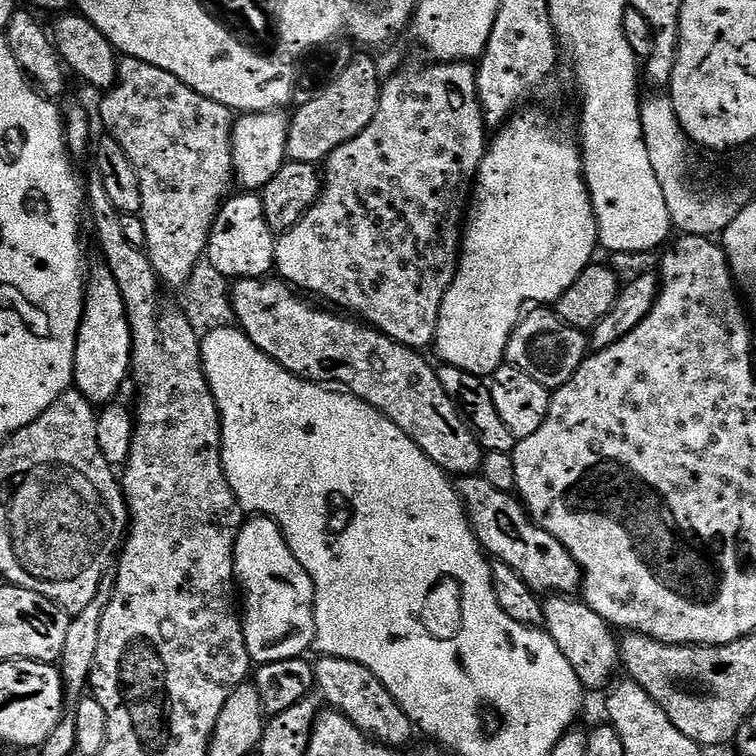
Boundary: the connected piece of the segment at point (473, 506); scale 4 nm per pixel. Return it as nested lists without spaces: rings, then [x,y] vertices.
[[[479,474],[459,477],[455,486],[476,538],[492,560],[501,560],[518,570],[522,582],[537,594],[576,594],[581,591],[582,573],[570,550],[566,550],[558,538],[539,528],[513,493],[494,490],[494,486]]]

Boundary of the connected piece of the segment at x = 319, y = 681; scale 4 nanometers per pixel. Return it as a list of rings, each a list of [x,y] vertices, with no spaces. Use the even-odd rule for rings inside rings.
[[[320,656],[317,661],[314,664],[314,688],[331,711],[340,712],[346,718],[350,718],[350,722],[354,722],[358,730],[372,737],[377,744],[407,749],[407,744],[412,740],[412,732],[414,733],[412,719],[405,714],[402,706],[398,706],[398,702],[394,702],[390,690],[386,690],[386,686],[382,686],[382,682],[378,682],[378,678],[370,674],[370,670],[366,670],[366,666],[337,656]]]

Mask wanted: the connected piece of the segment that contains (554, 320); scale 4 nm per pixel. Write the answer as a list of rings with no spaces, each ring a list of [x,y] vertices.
[[[536,306],[521,315],[508,343],[506,360],[522,370],[522,374],[530,374],[534,382],[542,382],[544,388],[555,390],[574,378],[578,366],[582,366],[589,352],[589,337],[581,329],[560,319],[551,307]]]

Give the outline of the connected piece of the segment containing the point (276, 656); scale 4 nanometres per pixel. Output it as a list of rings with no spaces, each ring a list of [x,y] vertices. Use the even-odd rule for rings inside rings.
[[[259,514],[245,519],[236,539],[236,578],[242,593],[246,650],[253,665],[295,660],[316,642],[316,591],[294,558],[280,525]]]

